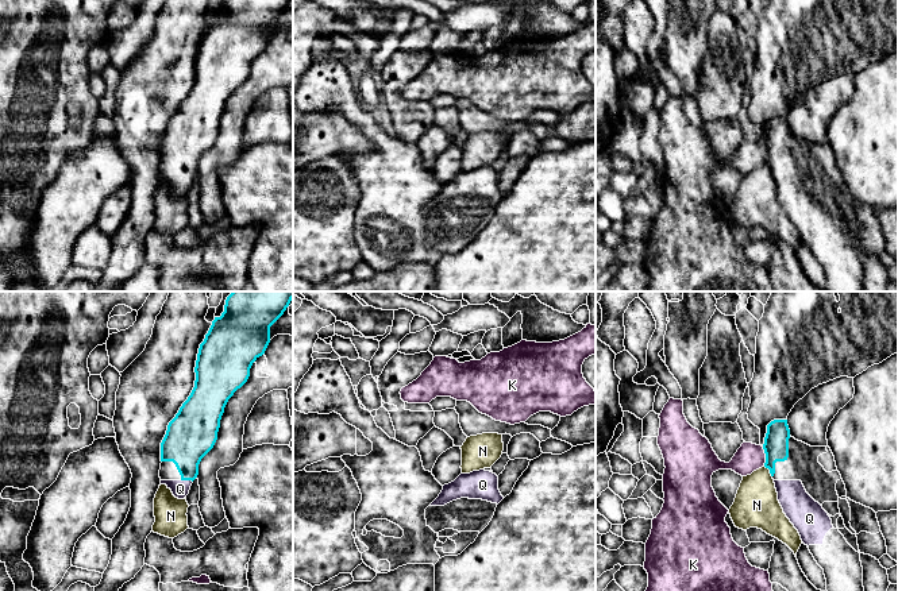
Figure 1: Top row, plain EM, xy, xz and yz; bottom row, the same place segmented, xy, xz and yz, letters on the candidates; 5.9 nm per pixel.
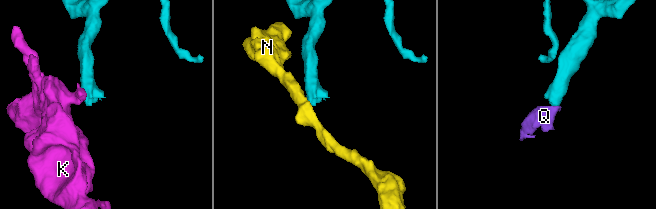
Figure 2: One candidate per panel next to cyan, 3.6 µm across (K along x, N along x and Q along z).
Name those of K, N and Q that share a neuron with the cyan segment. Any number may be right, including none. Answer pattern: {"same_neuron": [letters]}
{"same_neuron": ["Q"]}

